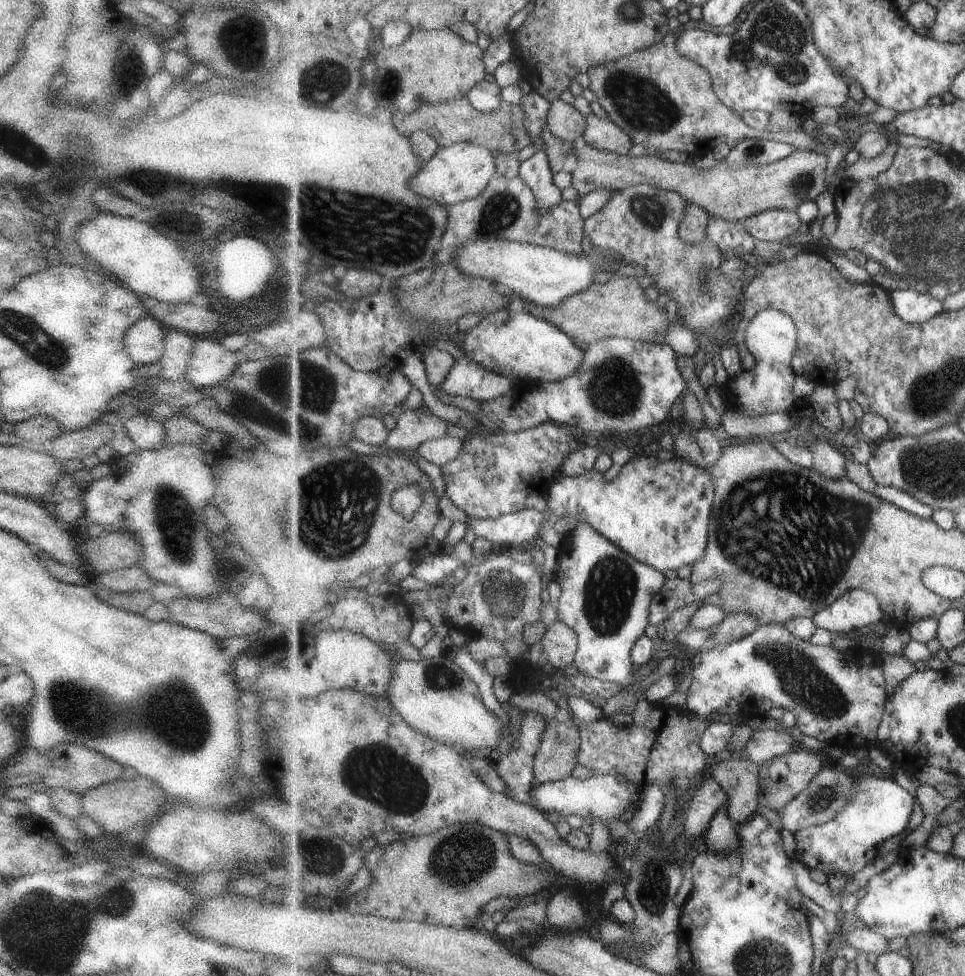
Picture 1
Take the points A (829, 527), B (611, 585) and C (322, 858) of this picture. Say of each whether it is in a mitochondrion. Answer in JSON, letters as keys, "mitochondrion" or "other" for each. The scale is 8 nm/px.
{"A":"mitochondrion","B":"mitochondrion","C":"mitochondrion"}

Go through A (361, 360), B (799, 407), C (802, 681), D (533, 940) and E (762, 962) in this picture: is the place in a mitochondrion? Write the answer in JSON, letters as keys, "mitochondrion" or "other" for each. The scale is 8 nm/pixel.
{"A":"other","B":"other","C":"mitochondrion","D":"other","E":"mitochondrion"}

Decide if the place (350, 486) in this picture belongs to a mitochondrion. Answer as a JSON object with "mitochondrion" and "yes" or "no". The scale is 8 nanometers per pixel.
{"mitochondrion":"yes"}

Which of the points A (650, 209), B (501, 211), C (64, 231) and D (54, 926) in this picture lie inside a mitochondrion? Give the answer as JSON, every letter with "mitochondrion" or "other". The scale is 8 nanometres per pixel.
{"A":"mitochondrion","B":"mitochondrion","C":"other","D":"mitochondrion"}

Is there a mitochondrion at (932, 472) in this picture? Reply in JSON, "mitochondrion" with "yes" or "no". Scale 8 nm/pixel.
{"mitochondrion":"yes"}

